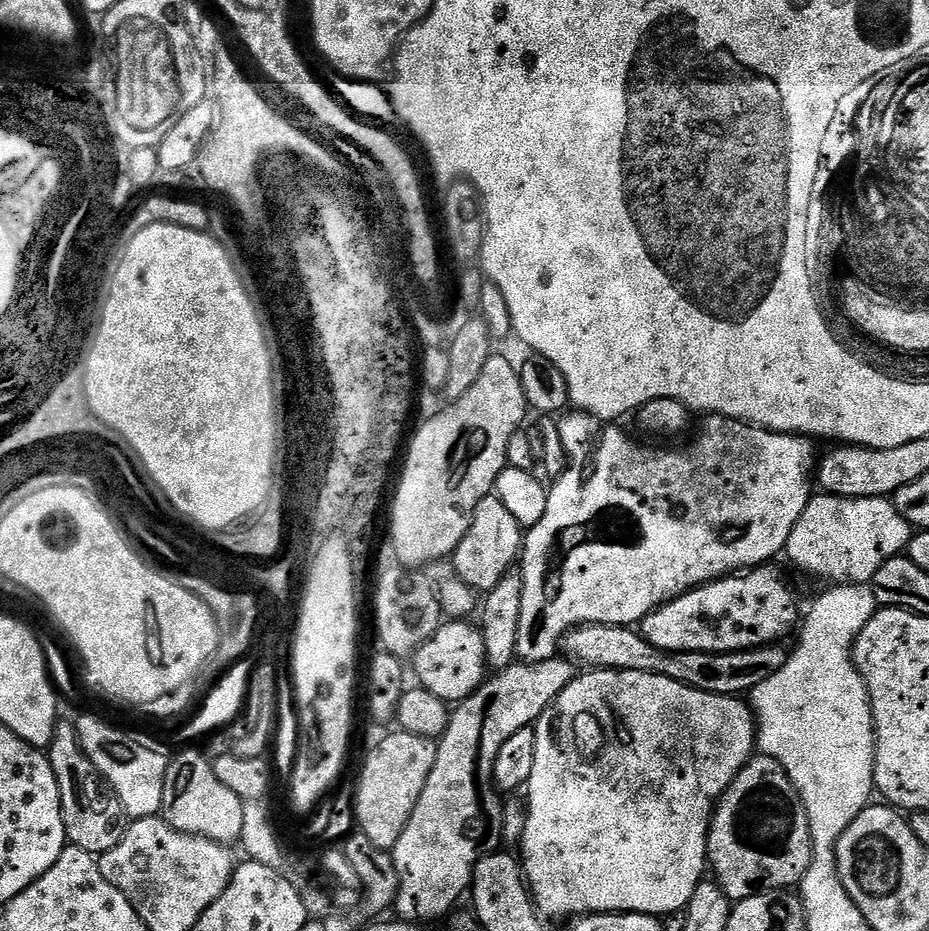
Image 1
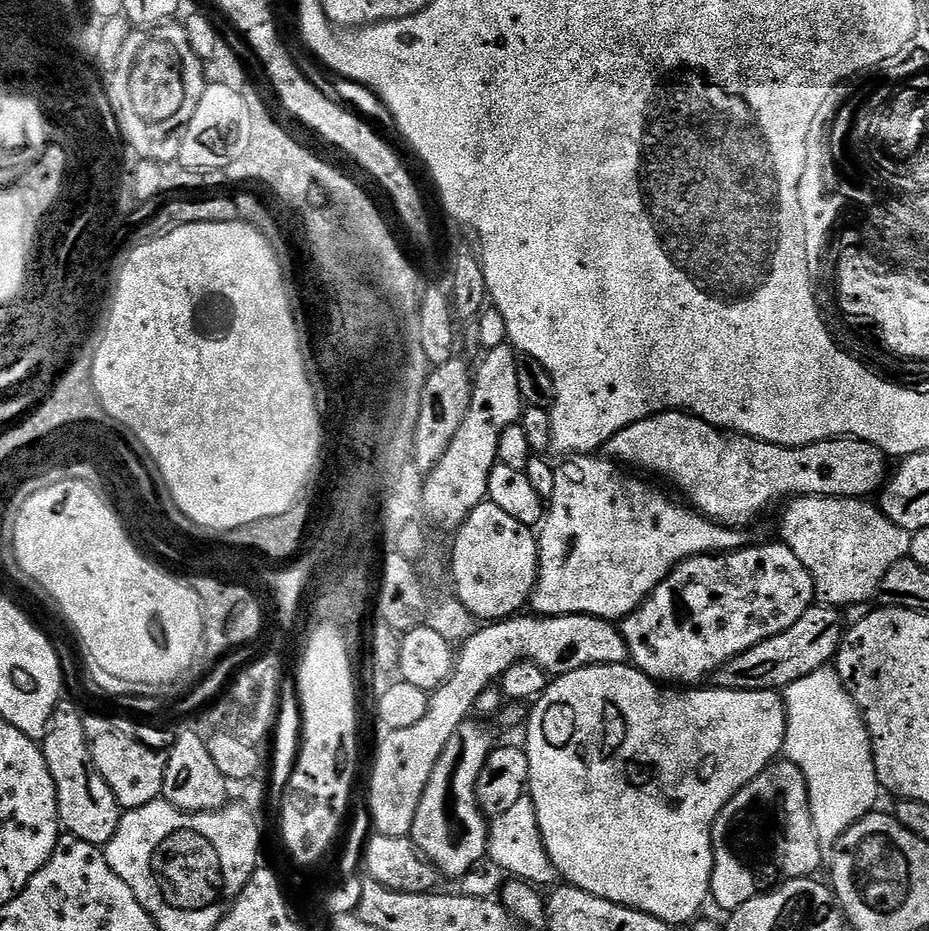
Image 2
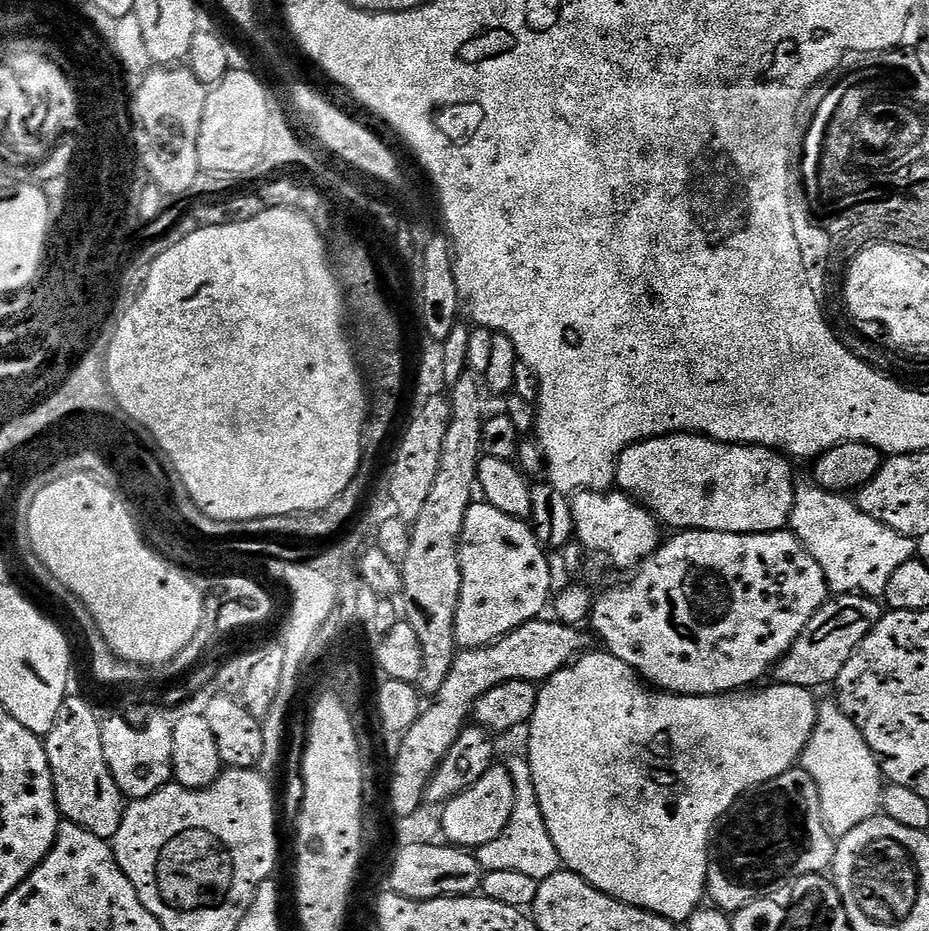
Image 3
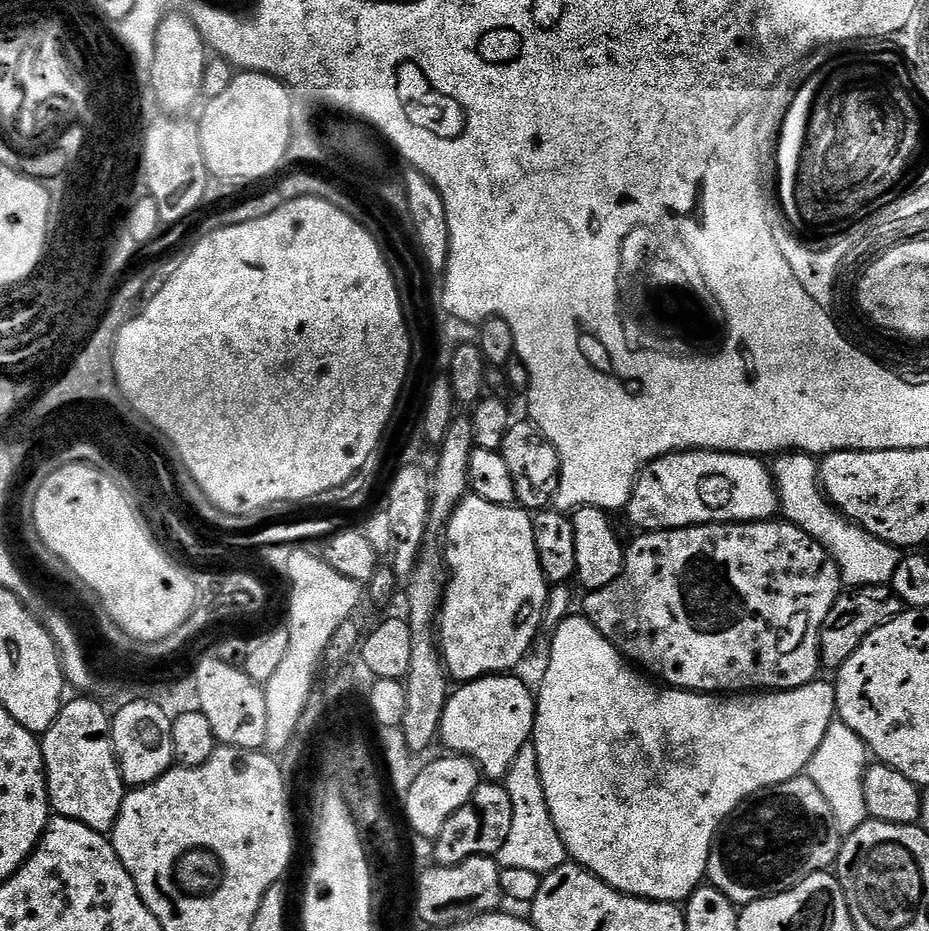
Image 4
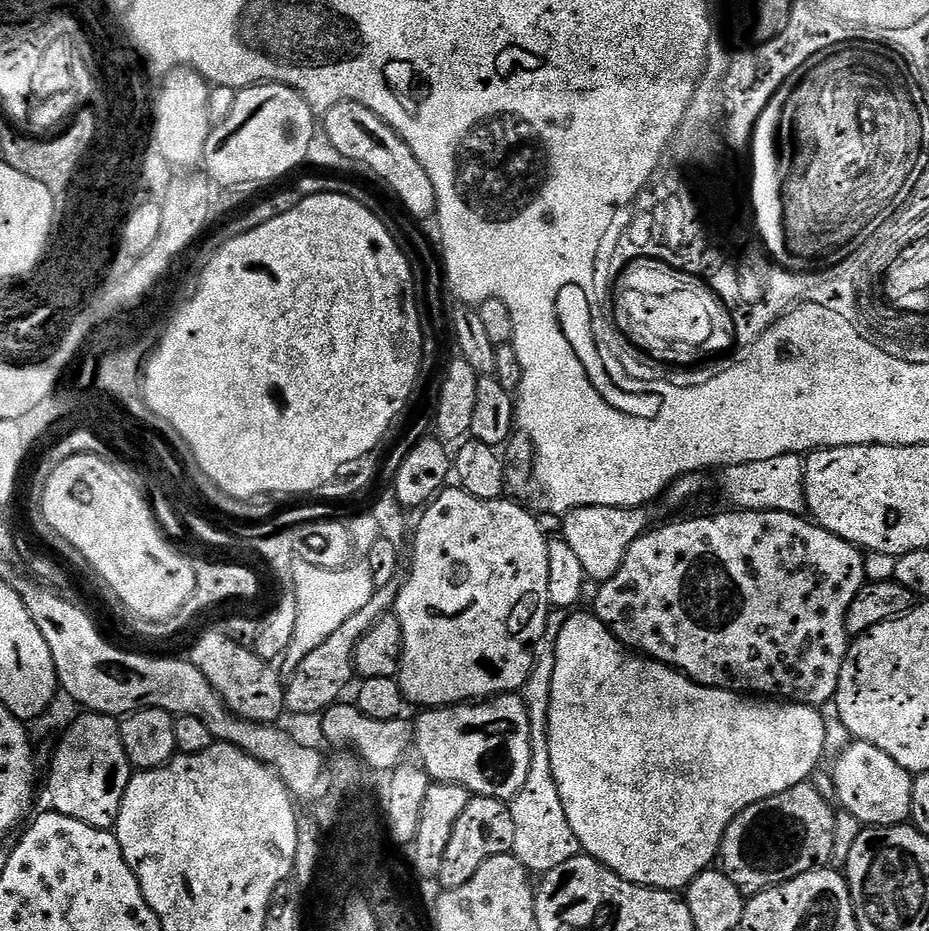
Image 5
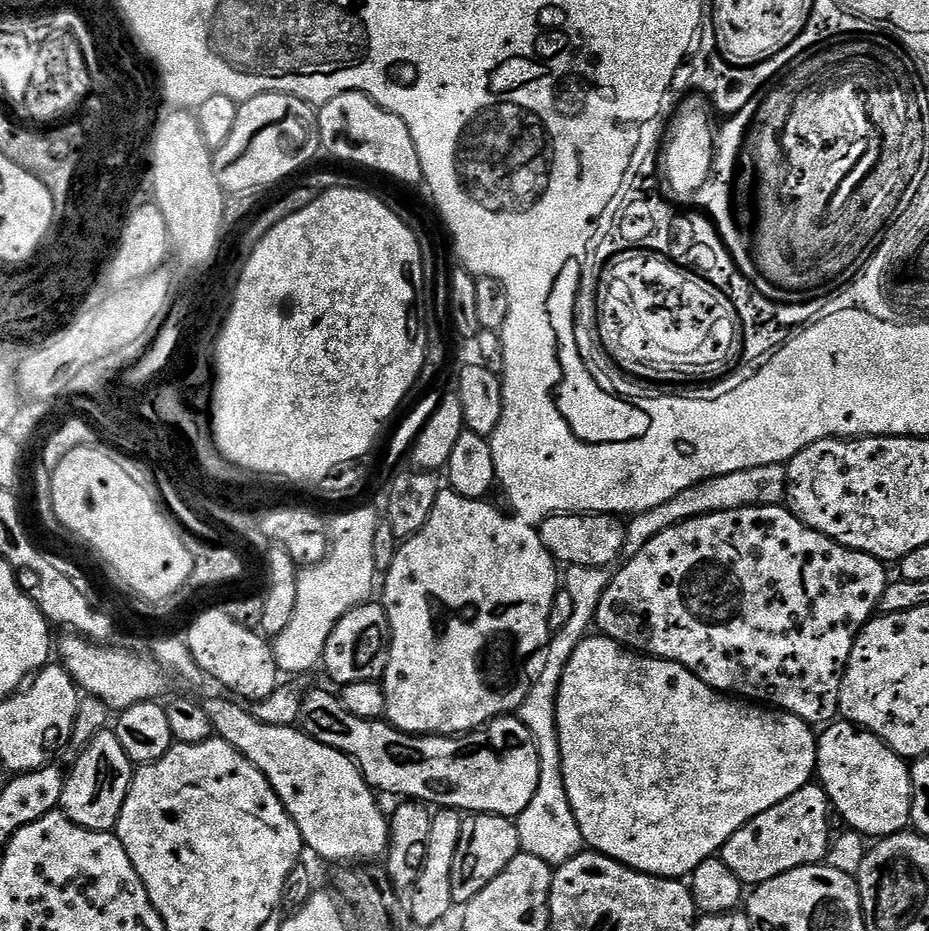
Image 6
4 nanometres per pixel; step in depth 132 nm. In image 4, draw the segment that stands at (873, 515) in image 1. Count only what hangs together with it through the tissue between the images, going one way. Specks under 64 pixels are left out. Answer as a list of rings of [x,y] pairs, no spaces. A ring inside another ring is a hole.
[[[789,450],[771,461],[772,480],[780,499],[779,511],[789,524],[810,534],[834,558],[840,579],[849,589],[869,588],[875,584],[891,585],[894,570],[898,570],[901,549],[887,544],[882,538],[870,534],[859,524],[853,524],[835,508],[820,487],[820,465],[817,457]]]

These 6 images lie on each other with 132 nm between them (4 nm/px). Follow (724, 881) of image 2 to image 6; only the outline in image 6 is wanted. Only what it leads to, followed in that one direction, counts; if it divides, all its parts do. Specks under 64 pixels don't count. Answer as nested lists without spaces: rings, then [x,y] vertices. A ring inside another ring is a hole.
[[[809,782],[805,788],[790,794],[778,806],[770,806],[758,818],[746,822],[742,830],[738,830],[726,841],[723,848],[718,853],[718,858],[740,879],[741,884],[745,886],[755,886],[770,882],[770,878],[778,878],[795,868],[801,868],[807,864],[819,864],[827,857],[830,835],[828,836],[828,812],[830,816],[830,805],[828,795],[819,783]]]

